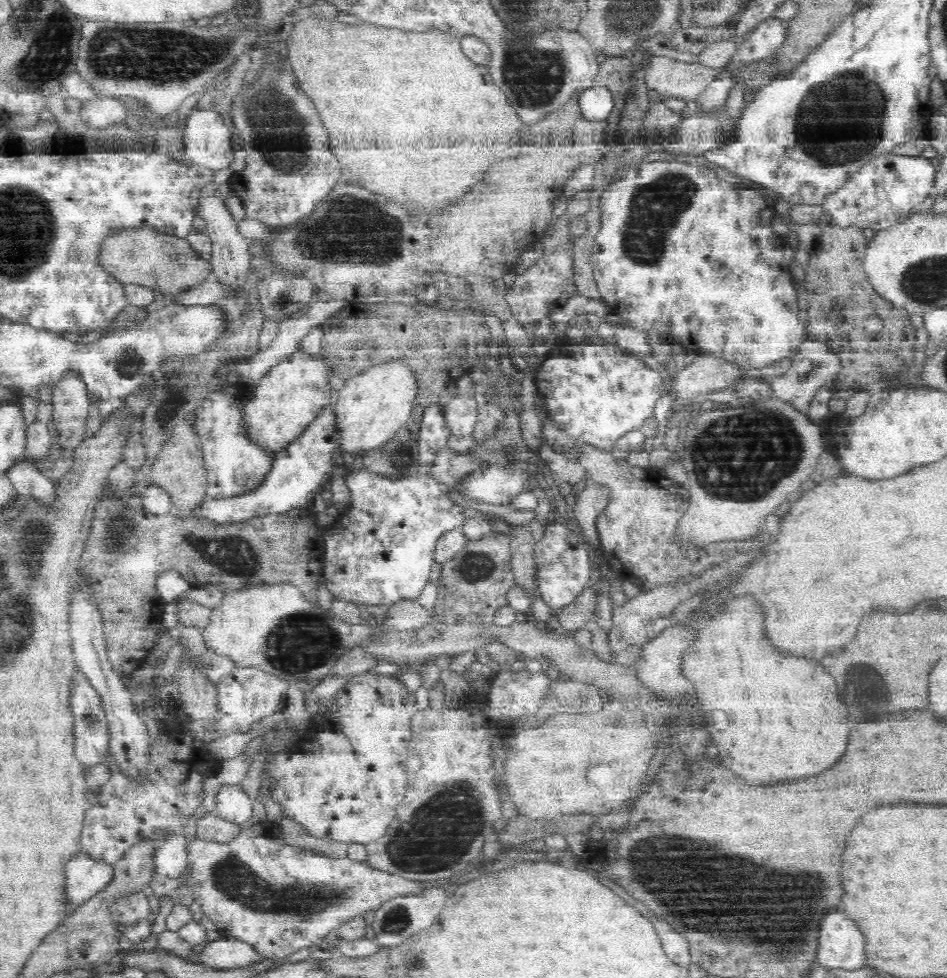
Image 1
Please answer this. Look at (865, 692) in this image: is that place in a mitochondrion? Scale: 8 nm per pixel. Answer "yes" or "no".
yes

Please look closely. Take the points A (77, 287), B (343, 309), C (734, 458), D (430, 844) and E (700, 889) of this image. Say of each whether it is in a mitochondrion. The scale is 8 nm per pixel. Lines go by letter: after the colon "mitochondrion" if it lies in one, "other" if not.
A: other
B: other
C: mitochondrion
D: mitochondrion
E: mitochondrion

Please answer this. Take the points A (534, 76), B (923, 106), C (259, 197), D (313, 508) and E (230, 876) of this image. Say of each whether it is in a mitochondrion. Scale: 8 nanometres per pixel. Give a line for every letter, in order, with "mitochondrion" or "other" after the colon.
A: mitochondrion
B: other
C: other
D: other
E: mitochondrion

